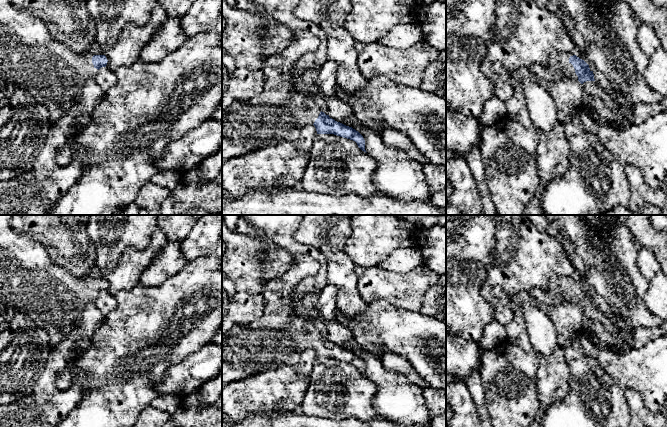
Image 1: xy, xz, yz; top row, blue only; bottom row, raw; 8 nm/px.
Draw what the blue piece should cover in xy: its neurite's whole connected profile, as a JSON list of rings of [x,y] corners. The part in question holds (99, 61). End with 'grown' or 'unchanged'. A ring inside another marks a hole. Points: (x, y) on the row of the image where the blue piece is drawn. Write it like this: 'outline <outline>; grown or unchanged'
outline [[[0,0],[0,78],[18,87],[25,84],[30,94],[46,106],[51,123],[77,104],[85,82],[94,79],[107,62],[101,53],[73,52],[66,43],[56,40],[47,26],[29,11],[14,7],[10,0]]]; grown

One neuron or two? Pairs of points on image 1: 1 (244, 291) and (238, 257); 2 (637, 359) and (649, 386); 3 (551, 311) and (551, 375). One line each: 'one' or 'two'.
1: one
2: one
3: one

